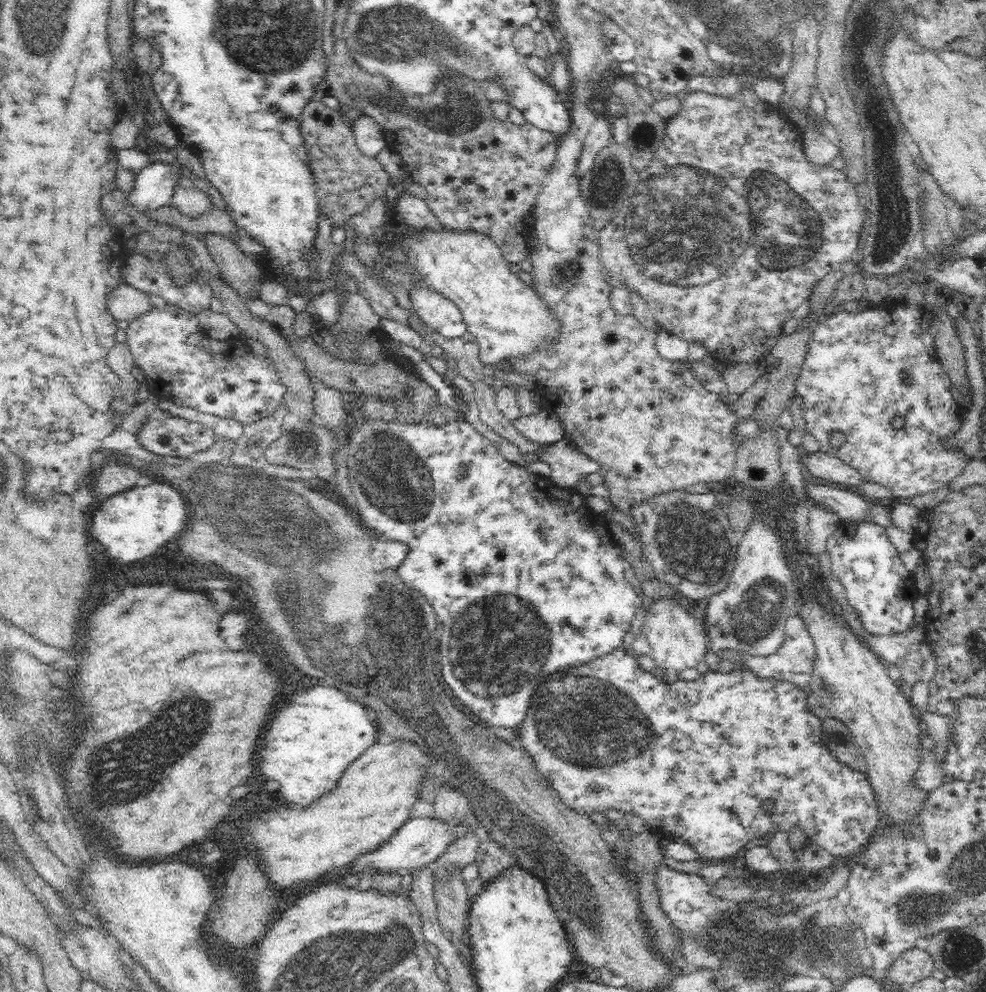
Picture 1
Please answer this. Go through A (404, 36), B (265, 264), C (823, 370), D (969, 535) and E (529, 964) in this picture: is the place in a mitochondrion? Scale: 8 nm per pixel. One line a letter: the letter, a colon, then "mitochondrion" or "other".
A: mitochondrion
B: other
C: other
D: other
E: other

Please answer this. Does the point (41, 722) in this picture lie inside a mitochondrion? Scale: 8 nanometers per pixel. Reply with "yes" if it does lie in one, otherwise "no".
no

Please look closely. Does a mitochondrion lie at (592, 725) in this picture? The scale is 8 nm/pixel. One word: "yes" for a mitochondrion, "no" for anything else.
yes

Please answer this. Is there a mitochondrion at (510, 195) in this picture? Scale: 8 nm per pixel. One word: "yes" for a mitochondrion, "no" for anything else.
no

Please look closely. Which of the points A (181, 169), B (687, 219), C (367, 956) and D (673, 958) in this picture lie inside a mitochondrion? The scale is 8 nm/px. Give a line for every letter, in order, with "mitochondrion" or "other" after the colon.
A: other
B: mitochondrion
C: mitochondrion
D: other

